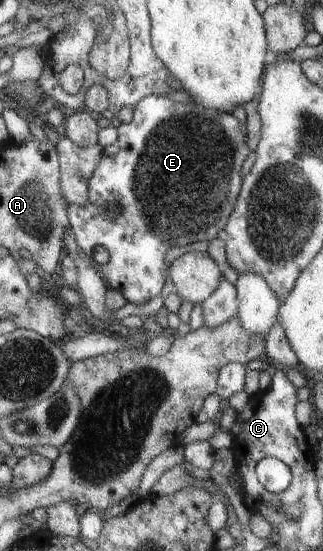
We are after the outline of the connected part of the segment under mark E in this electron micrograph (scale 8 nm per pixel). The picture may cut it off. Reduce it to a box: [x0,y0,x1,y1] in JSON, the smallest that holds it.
[69,95,250,305]

